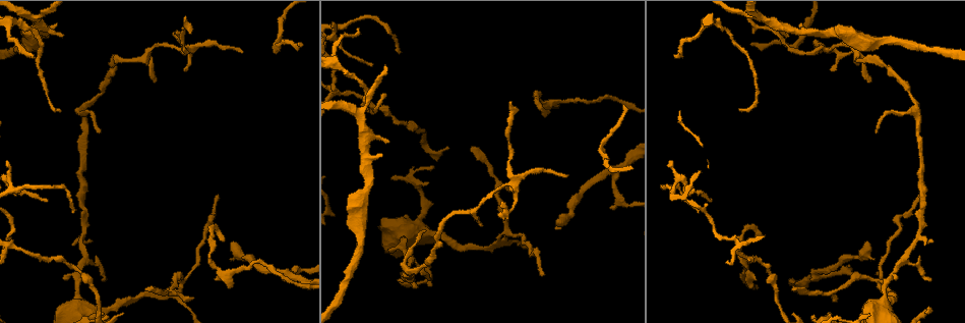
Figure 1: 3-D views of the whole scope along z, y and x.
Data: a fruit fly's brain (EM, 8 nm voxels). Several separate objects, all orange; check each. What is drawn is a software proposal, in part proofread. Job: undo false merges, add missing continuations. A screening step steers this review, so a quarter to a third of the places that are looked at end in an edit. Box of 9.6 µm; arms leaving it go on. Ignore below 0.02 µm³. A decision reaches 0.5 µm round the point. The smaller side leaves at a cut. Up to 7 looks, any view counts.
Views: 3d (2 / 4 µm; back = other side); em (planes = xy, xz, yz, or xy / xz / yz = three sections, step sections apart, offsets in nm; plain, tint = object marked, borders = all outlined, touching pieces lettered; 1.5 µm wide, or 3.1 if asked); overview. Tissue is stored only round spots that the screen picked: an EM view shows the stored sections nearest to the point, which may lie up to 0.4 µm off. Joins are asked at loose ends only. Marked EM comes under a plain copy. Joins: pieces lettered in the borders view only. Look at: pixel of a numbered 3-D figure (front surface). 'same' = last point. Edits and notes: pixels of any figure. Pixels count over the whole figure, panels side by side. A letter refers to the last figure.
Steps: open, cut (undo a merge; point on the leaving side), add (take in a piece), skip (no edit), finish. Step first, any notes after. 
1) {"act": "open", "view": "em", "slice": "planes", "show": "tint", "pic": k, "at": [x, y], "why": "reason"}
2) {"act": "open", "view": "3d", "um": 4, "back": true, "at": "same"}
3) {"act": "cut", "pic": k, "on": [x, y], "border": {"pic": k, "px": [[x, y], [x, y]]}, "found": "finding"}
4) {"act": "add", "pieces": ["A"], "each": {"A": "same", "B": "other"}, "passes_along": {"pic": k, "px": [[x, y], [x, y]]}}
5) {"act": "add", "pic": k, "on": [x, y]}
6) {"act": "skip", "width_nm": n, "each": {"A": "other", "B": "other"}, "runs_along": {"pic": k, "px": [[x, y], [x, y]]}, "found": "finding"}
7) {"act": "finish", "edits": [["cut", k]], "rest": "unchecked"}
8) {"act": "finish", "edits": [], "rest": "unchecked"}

{"act": "open", "view": "em", "slice": "xz", "step": 8, "show": "tint", "pic": 1, "at": [10, 246], "why": "four-way junction"}

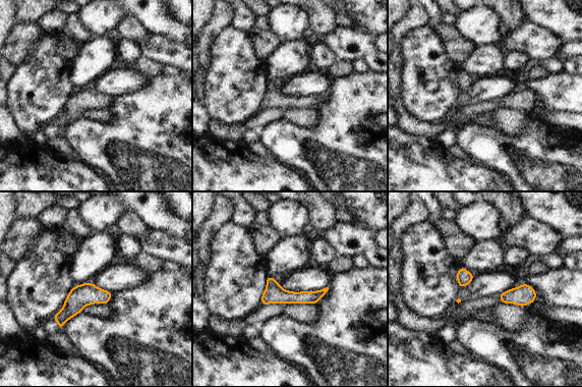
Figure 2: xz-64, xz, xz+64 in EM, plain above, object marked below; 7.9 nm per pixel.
{"act": "open", "view": "em", "slice": "xz", "step": 8, "show": "borders", "at": "same", "why": "see the neighbours"}

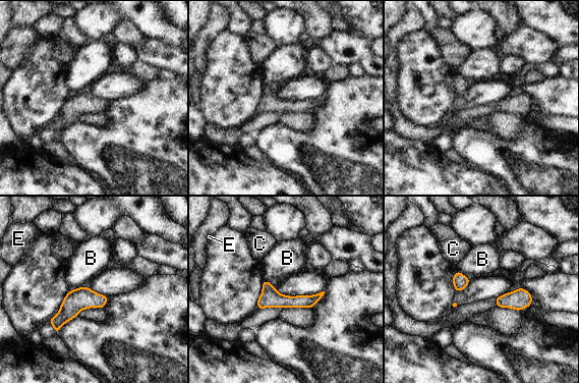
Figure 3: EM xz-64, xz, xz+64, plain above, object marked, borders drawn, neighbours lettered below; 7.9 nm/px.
{"act": "skip", "each": {"B": "other", "C": "other", "E": "other"}, "runs_along": {"pic": 3, "px": [[317, 296], [259, 306]]}, "found": "continuous, no second neuron"}

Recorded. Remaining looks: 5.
{"act": "open", "view": "em", "slice": "xy", "step": 4, "show": "tint", "pic": 1, "at": [471, 150], "why": "free end"}

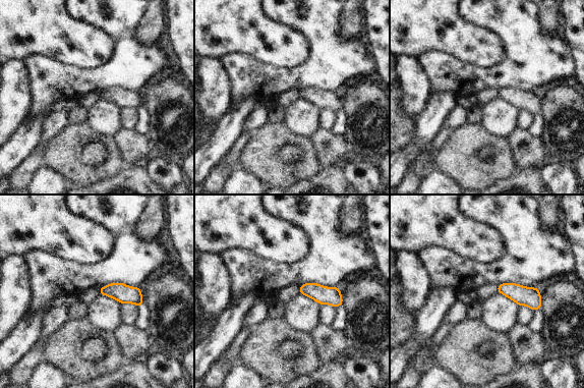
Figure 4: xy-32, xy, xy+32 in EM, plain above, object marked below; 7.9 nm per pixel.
{"act": "open", "view": "em", "slice": "xy", "step": 4, "show": "borders", "at": "same"}

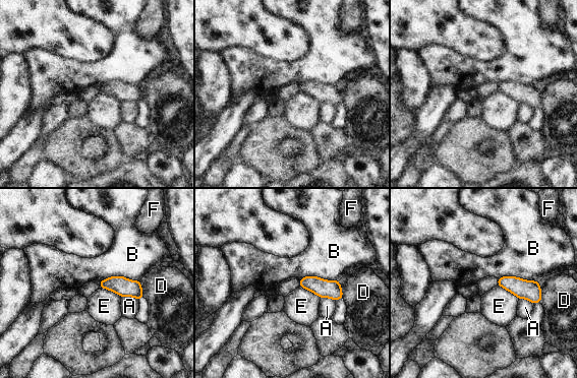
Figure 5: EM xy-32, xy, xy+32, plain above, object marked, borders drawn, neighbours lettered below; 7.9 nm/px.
{"act": "skip", "each": {"A": "other", "B": "other", "D": "other", "E": "other", "F": "other"}, "border": {"pic": 5, "px": [[139, 279], [108, 276], [99, 280]]}, "found": "none of them fits"}

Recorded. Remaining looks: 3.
{"act": "open", "view": "em", "slice": "planes", "show": "borders", "pic": 1, "at": [399, 278], "why": "branch stops here"}

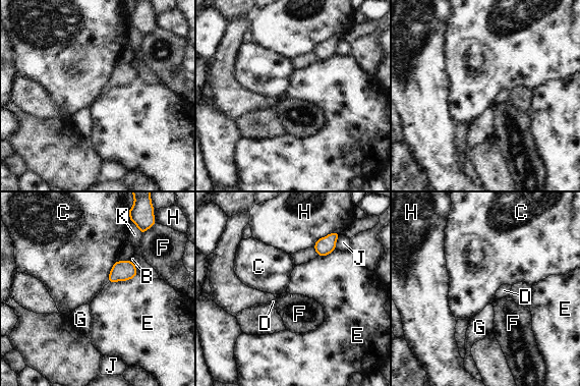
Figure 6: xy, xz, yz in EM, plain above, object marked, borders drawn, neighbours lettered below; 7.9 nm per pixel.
{"act": "skip", "width_nm": 80, "each": {"B": "other", "C": "other", "D": "other", "E": "other", "F": "other", "G": "other", "H": "other", "J": "other", "K": "other"}, "border": {"pic": 6, "px": [[107, 277], [109, 281]]}, "found": "none of them fits"}

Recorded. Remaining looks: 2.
{"act": "finish", "edits": [], "rest": "unchecked"}

